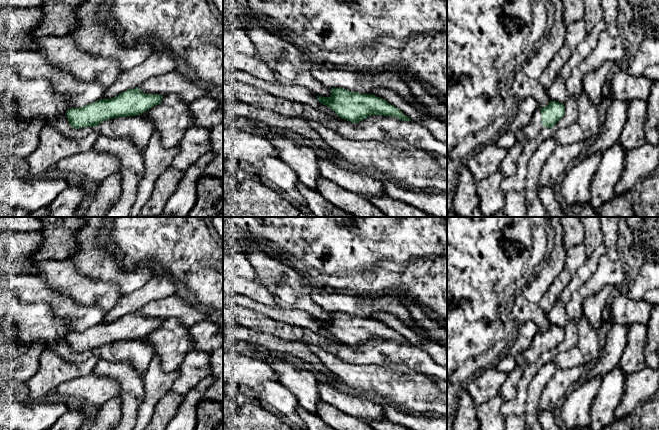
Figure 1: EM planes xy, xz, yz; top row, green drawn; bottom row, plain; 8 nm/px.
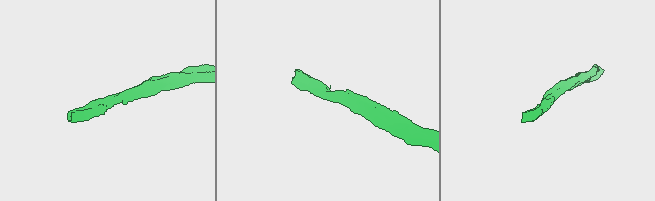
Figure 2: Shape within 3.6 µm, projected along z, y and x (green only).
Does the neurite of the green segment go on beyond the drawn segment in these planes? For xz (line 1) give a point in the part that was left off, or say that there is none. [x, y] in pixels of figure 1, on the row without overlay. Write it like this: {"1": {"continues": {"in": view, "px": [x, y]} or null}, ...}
{"1": {"continues": null}}

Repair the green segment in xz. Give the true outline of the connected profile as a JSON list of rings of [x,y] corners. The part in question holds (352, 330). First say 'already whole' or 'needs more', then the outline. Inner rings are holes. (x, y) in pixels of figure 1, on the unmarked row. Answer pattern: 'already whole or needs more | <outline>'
already whole | [[[331,312],[331,316],[330,321],[317,319],[319,326],[352,347],[359,347],[371,339],[397,341],[402,345],[411,344],[401,334],[373,318],[362,318],[343,312]]]

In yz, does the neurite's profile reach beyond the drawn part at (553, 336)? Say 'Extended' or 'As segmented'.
Extended

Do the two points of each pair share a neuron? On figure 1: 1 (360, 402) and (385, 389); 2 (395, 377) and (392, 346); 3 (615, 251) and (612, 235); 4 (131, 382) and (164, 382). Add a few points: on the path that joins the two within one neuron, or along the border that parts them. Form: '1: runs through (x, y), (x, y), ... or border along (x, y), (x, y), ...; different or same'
1: border along (357, 393), (370, 397); different
2: border along (387, 365), (404, 365), (417, 373); different
3: runs through (613, 247), (612, 239); same
4: border along (144, 376), (144, 399), (139, 405); different

